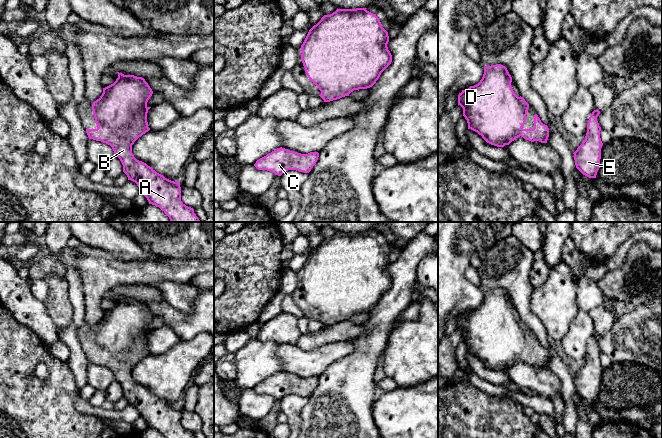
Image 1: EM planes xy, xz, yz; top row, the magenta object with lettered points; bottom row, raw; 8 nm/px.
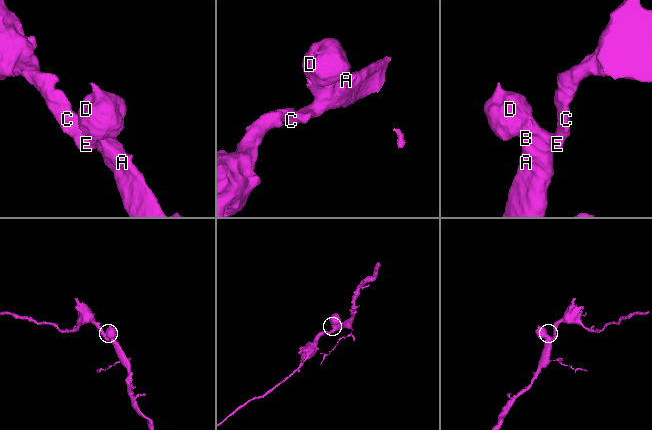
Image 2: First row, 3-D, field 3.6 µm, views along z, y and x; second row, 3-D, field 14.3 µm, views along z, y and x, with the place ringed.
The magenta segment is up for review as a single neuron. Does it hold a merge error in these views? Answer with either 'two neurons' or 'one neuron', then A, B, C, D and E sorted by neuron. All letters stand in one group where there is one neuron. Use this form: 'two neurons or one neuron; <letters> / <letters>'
one neuron; A B C D E

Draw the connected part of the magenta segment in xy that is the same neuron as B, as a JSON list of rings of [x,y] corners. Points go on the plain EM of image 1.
[[[118,297],[116,305],[103,312],[99,323],[93,326],[92,334],[97,348],[96,353],[86,353],[89,363],[101,365],[110,369],[122,389],[128,404],[137,408],[149,428],[159,431],[165,438],[195,438],[194,433],[181,425],[180,406],[174,406],[157,397],[146,387],[137,384],[132,377],[132,369],[150,352],[147,337],[151,331],[147,326],[153,318],[152,313],[142,301]]]

